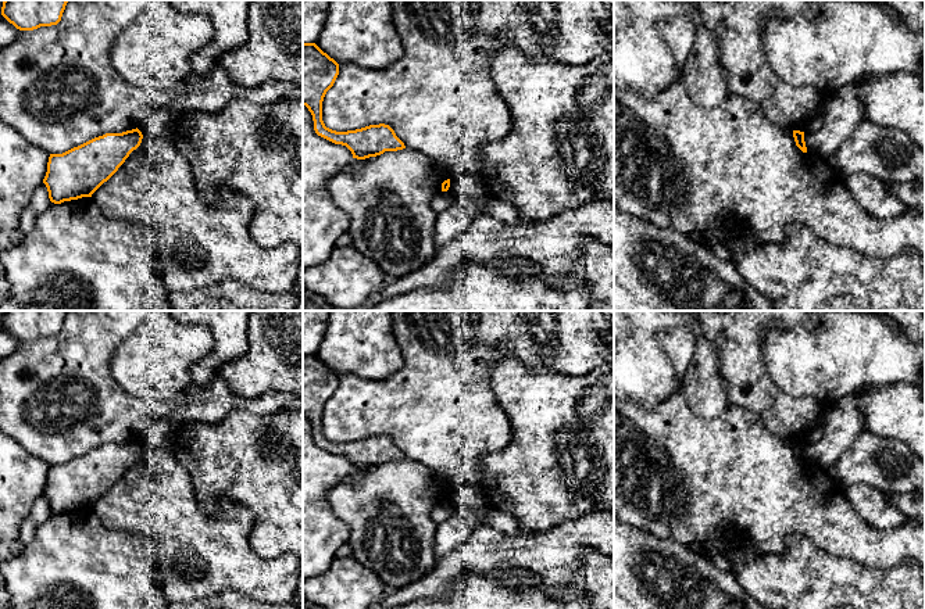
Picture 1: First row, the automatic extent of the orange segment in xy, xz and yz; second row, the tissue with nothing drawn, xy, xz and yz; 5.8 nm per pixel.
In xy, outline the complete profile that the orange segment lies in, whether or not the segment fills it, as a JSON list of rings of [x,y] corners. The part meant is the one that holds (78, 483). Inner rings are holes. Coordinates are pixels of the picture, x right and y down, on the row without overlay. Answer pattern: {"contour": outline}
{"contour": [[[136,438],[106,444],[62,465],[50,465],[43,494],[54,515],[92,508],[142,454]]]}

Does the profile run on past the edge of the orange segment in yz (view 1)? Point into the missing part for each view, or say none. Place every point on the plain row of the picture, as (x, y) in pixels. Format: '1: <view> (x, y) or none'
1: none

